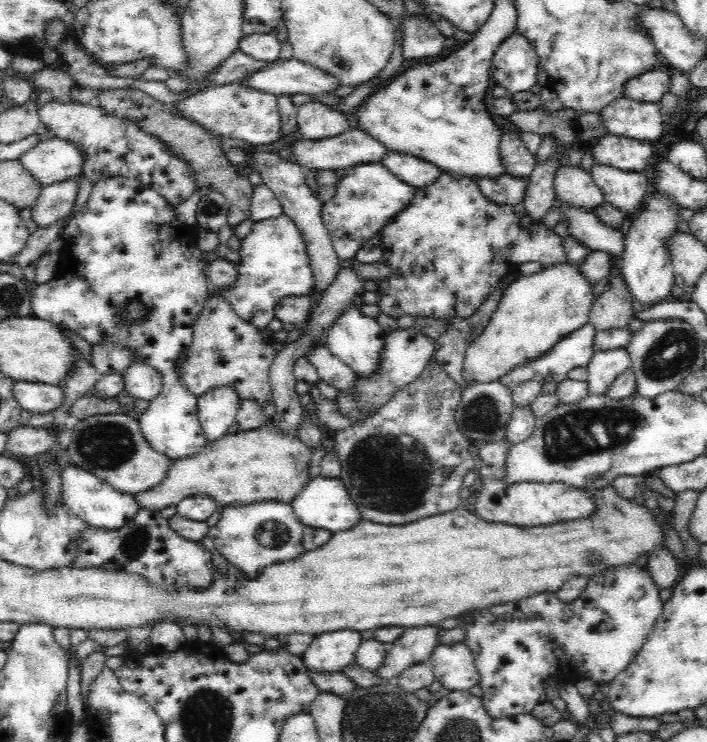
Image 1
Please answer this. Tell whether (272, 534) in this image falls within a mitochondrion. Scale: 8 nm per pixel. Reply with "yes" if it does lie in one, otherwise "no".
yes

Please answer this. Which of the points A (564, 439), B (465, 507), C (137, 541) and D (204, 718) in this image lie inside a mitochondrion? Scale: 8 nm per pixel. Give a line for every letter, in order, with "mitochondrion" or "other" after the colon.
A: mitochondrion
B: other
C: mitochondrion
D: mitochondrion

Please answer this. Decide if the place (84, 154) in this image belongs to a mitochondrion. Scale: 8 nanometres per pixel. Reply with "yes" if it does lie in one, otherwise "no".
no

